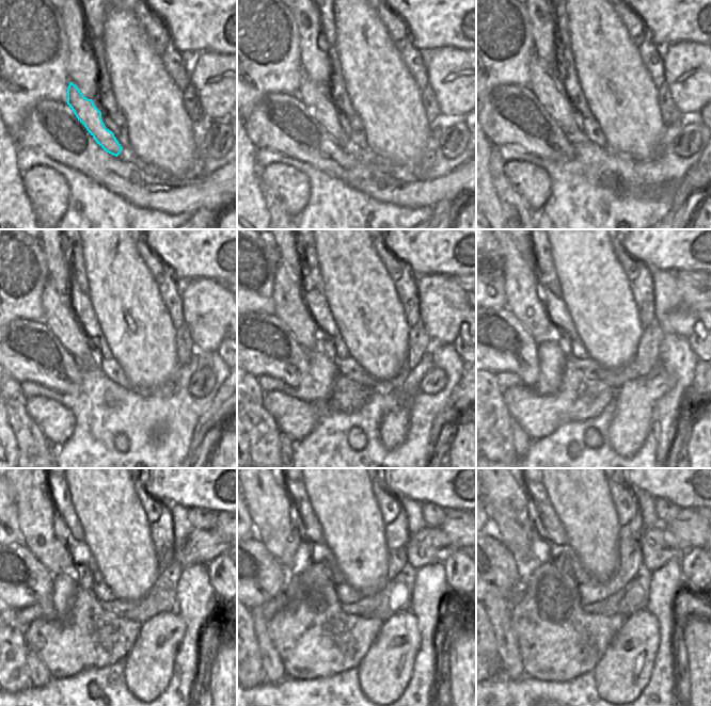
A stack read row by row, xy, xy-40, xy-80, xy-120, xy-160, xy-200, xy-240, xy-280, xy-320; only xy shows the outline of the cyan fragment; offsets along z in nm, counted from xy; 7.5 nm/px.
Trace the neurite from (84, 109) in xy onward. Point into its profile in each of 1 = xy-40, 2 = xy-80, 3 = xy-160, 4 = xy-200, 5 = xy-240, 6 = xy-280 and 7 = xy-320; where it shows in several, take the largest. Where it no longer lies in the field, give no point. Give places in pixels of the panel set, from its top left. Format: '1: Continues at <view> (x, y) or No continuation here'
1: Continues at xy-40 (313, 96)
2: Continues at xy-80 (548, 89)
3: Continues at xy-160 (289, 305)
4: Continues at xy-200 (522, 300)
5: Continues at xy-240 (35, 516)
6: Continues at xy-280 (268, 501)
7: Continues at xy-320 (507, 501).

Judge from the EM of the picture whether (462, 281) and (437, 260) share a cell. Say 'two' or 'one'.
two

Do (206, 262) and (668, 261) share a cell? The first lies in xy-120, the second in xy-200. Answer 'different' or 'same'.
same

